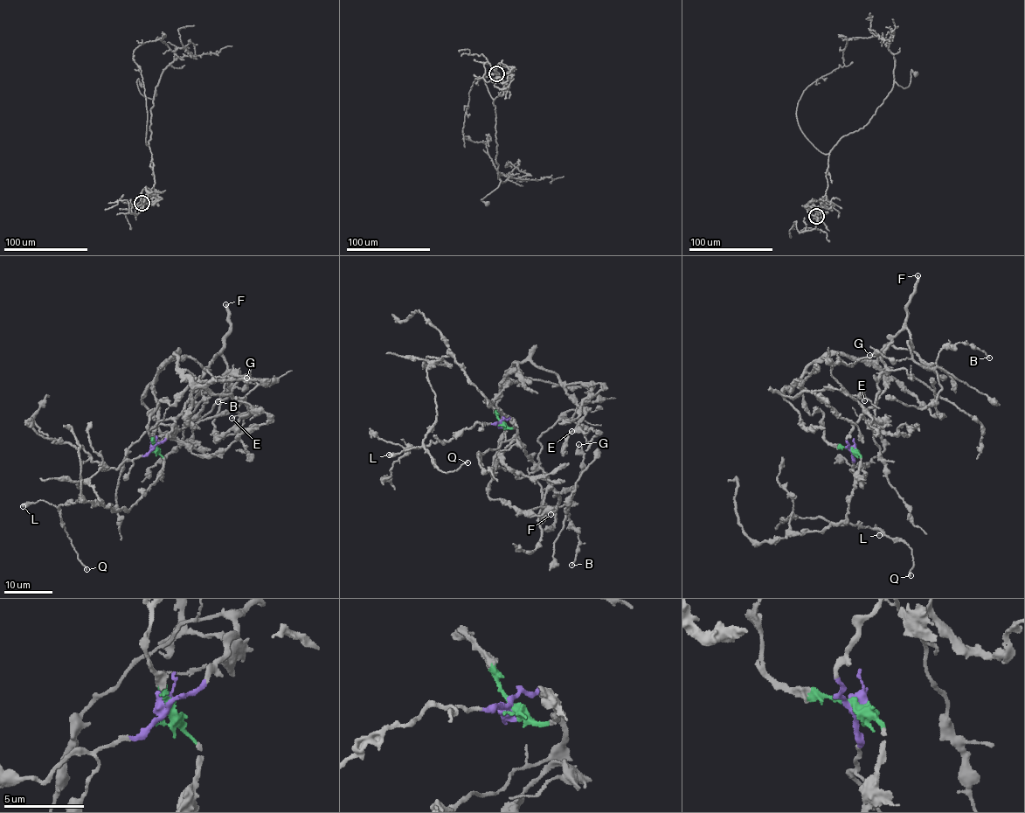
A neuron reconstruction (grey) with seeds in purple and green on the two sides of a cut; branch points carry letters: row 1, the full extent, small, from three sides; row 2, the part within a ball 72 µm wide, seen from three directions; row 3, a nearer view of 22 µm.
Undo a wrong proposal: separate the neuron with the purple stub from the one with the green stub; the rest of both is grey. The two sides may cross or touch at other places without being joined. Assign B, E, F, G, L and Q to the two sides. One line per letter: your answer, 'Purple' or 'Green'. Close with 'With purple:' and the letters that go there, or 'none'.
B: Purple
E: Purple
F: Purple
G: Purple
L: Green
Q: Green
With purple: B, E, F, G

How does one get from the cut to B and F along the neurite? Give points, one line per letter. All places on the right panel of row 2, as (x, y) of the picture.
B: (852, 449), (847, 435), (875, 402), (883, 350), (902, 330), (916, 363), (930, 367), (959, 342), (989, 357)
F: (852, 449), (847, 435), (875, 402), (877, 378), (883, 369), (883, 350), (906, 321), (906, 309), (917, 274)

